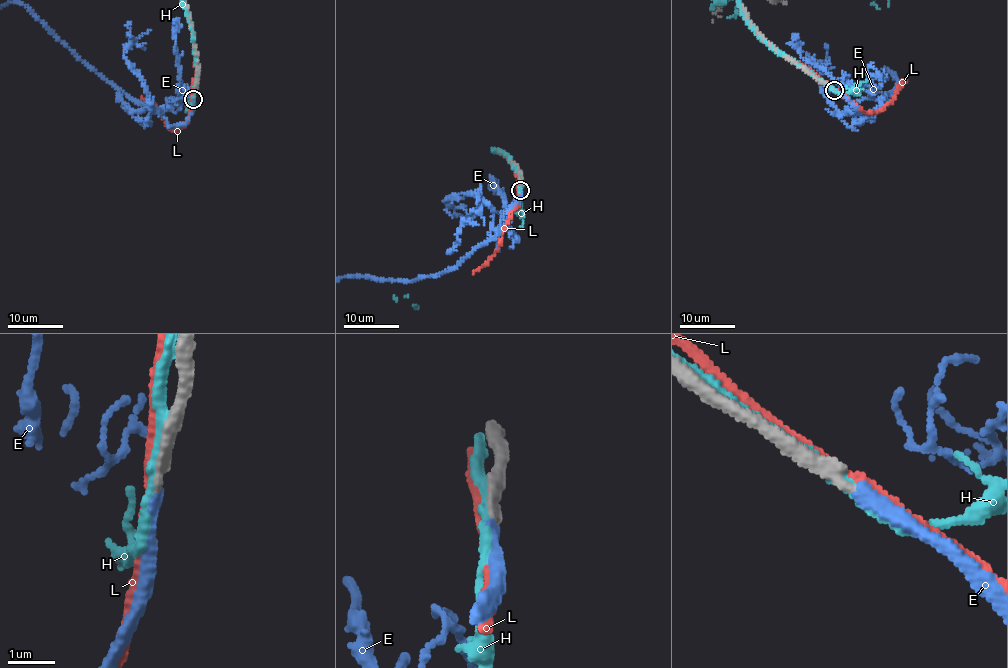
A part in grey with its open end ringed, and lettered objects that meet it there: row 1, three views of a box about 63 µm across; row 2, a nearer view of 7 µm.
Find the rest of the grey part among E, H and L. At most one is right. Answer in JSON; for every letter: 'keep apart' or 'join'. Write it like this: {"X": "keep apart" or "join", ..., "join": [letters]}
{"E": "join", "H": "keep apart", "L": "keep apart", "join": ["E"]}

